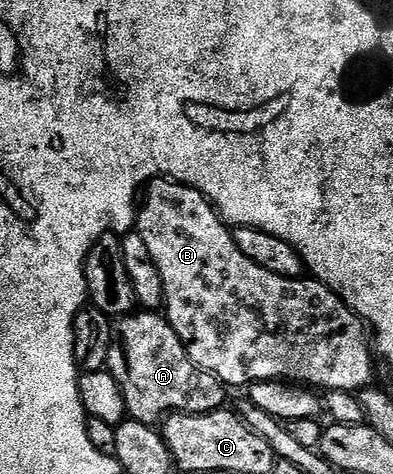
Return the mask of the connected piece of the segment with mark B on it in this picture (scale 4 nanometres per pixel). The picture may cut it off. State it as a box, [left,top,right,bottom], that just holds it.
[137,179,376,393]

